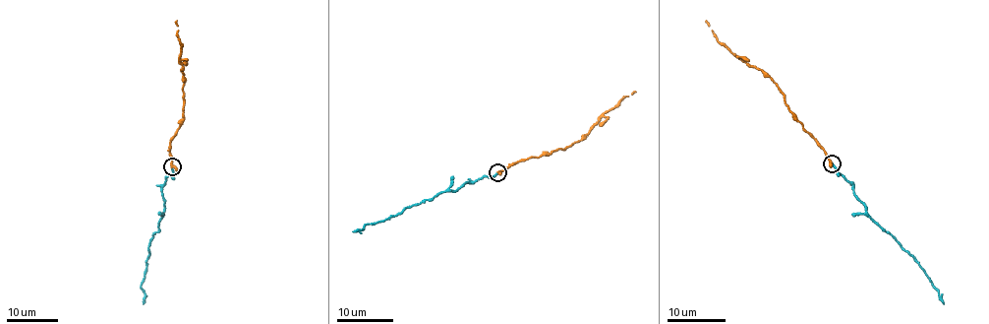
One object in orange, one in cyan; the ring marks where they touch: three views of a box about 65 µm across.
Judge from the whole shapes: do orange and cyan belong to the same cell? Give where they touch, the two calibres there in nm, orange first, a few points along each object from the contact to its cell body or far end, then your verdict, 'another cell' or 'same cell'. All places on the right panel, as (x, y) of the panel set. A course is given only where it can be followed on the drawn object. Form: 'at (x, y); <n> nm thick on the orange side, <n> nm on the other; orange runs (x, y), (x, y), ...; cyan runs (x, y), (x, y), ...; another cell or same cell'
at (832, 163); 220 nm thick on the orange side, 160 nm on the other; orange runs (832, 163), (817, 140), (789, 110), (785, 94), (773, 80), (719, 41), (705, 21); cyan runs (832, 163), (853, 185), (853, 194), (864, 205), (867, 216), (919, 264), (943, 303); same cell

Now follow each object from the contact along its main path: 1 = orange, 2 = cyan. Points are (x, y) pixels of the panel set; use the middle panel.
1: (497, 173), (516, 163), (564, 151), (577, 142), (601, 115), (636, 92)
2: (497, 173), (470, 183), (465, 182), (455, 190), (446, 189), (387, 219), (353, 231)

